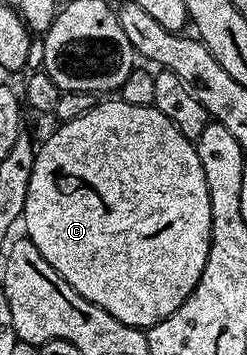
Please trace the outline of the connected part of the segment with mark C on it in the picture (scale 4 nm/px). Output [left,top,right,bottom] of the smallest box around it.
[22,97,210,329]

